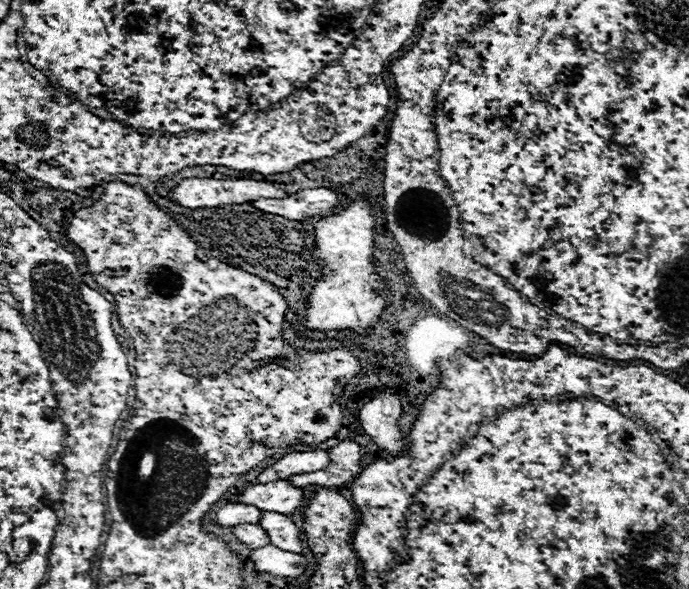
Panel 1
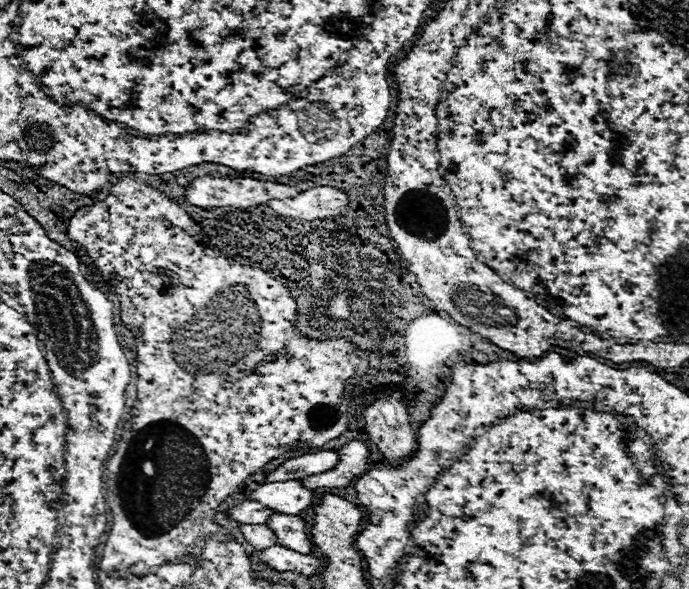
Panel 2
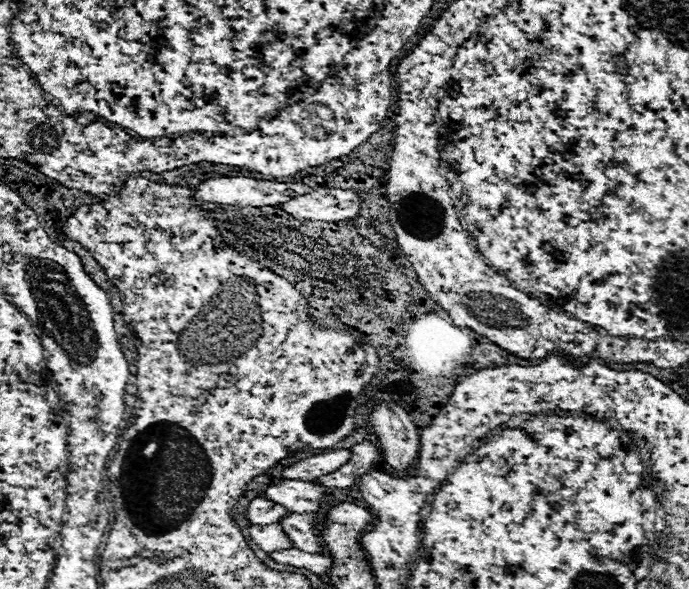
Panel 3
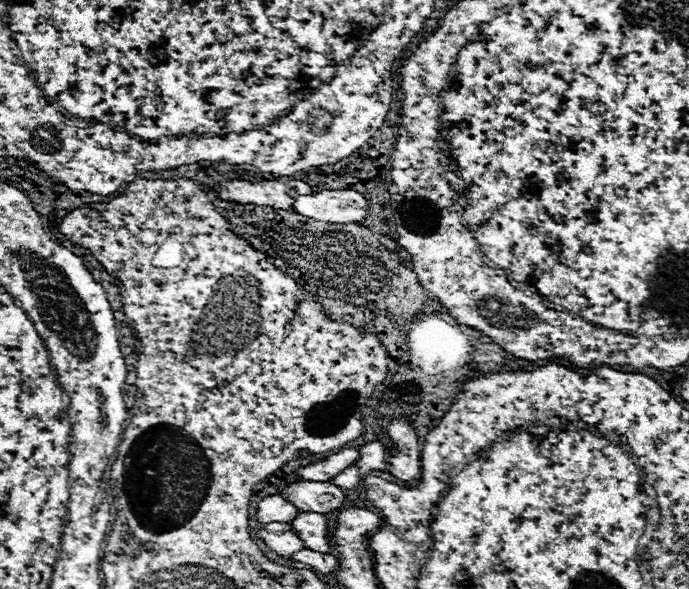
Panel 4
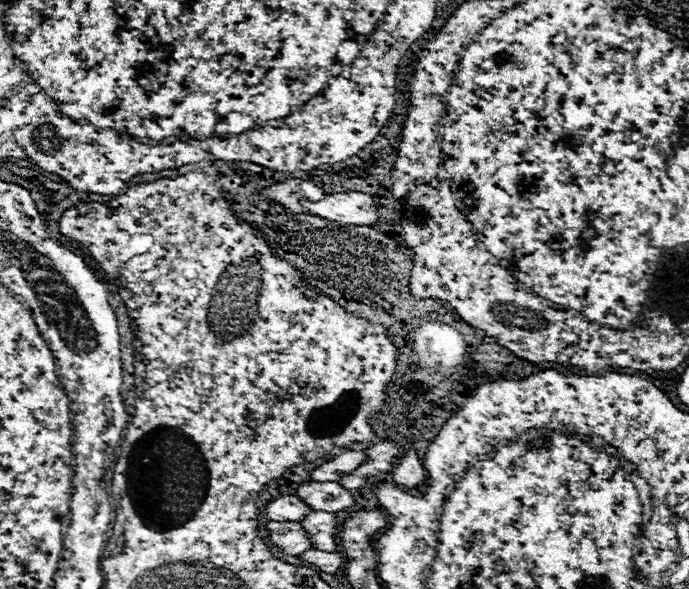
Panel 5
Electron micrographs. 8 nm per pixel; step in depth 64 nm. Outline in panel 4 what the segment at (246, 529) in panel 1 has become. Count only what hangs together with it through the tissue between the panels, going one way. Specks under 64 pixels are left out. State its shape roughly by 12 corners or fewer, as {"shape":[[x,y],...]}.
{"shape":[[290,524],[260,526],[256,536],[276,554],[294,554],[302,542]]}

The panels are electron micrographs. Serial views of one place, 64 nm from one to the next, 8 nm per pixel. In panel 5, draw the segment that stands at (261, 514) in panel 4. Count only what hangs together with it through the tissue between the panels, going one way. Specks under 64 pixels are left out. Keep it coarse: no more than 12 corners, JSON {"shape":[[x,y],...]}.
{"shape":[[278,496],[266,506],[266,520],[298,522],[310,508],[296,496]]}

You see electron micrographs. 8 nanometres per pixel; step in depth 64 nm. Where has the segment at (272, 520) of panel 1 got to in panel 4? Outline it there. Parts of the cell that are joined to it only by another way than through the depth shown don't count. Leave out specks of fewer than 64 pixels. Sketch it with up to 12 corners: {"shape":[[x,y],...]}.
{"shape":[[326,514],[290,520],[304,548],[330,552]]}

